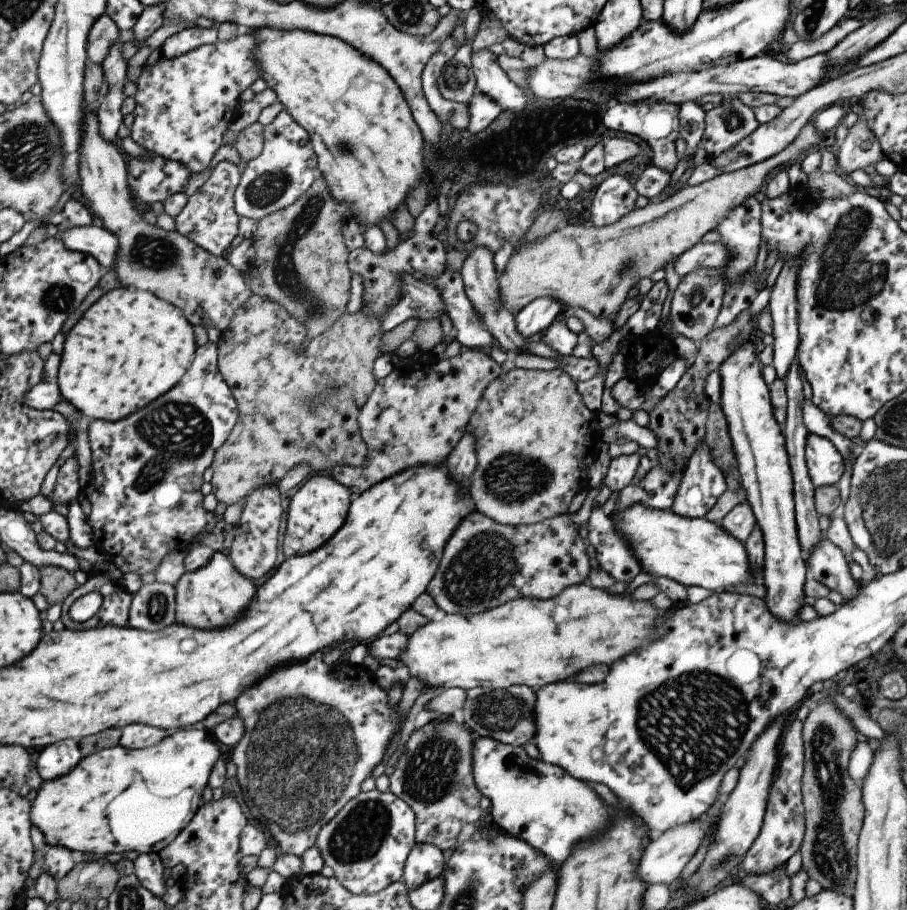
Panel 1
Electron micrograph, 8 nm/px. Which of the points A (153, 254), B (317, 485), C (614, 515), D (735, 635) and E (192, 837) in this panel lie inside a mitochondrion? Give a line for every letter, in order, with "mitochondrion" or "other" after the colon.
A: mitochondrion
B: other
C: other
D: other
E: other

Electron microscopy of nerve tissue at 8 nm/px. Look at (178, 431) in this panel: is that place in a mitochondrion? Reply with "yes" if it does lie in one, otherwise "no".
yes

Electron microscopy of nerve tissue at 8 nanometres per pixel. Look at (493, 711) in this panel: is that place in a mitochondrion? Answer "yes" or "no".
yes

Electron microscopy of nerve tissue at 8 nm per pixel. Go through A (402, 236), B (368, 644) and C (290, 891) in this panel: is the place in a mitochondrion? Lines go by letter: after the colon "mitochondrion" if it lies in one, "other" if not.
A: other
B: other
C: other

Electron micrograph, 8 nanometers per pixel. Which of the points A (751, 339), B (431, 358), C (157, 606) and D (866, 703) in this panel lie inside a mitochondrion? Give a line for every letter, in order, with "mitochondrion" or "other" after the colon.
A: other
B: other
C: mitochondrion
D: other

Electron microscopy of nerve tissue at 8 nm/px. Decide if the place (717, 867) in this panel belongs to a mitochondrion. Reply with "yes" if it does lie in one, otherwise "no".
yes

